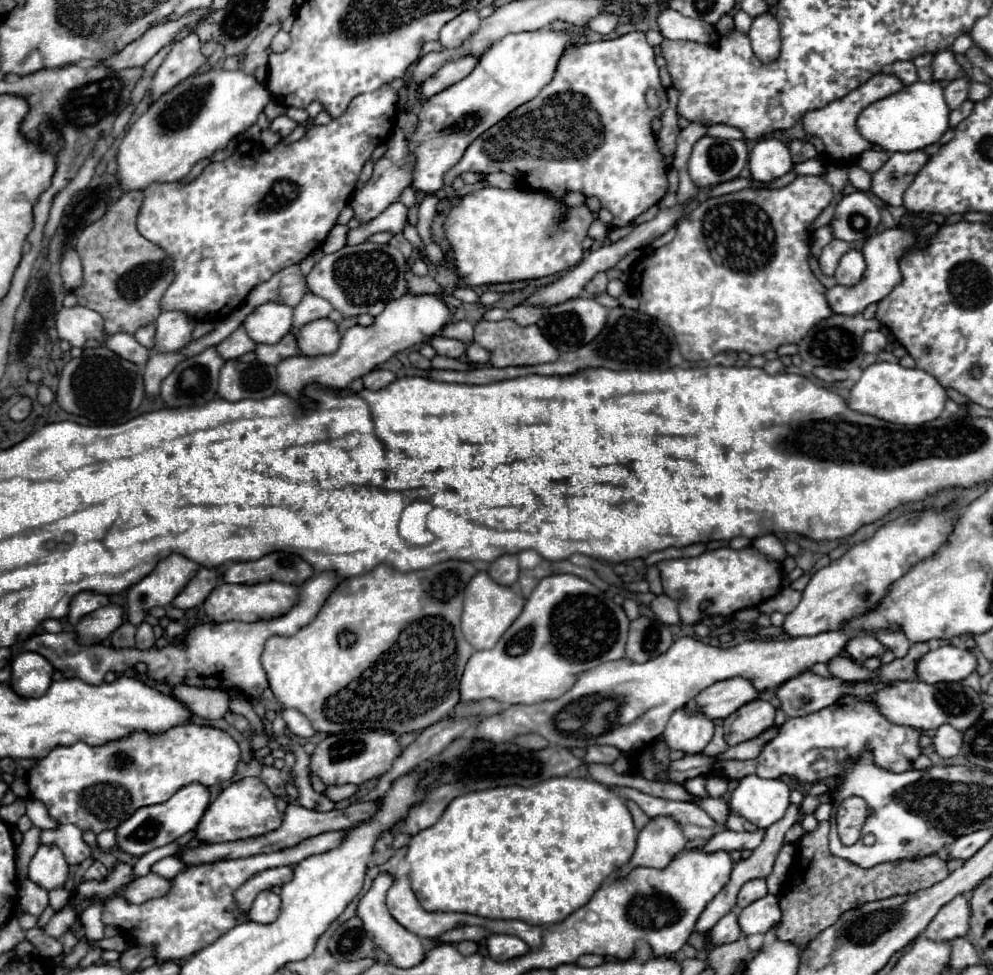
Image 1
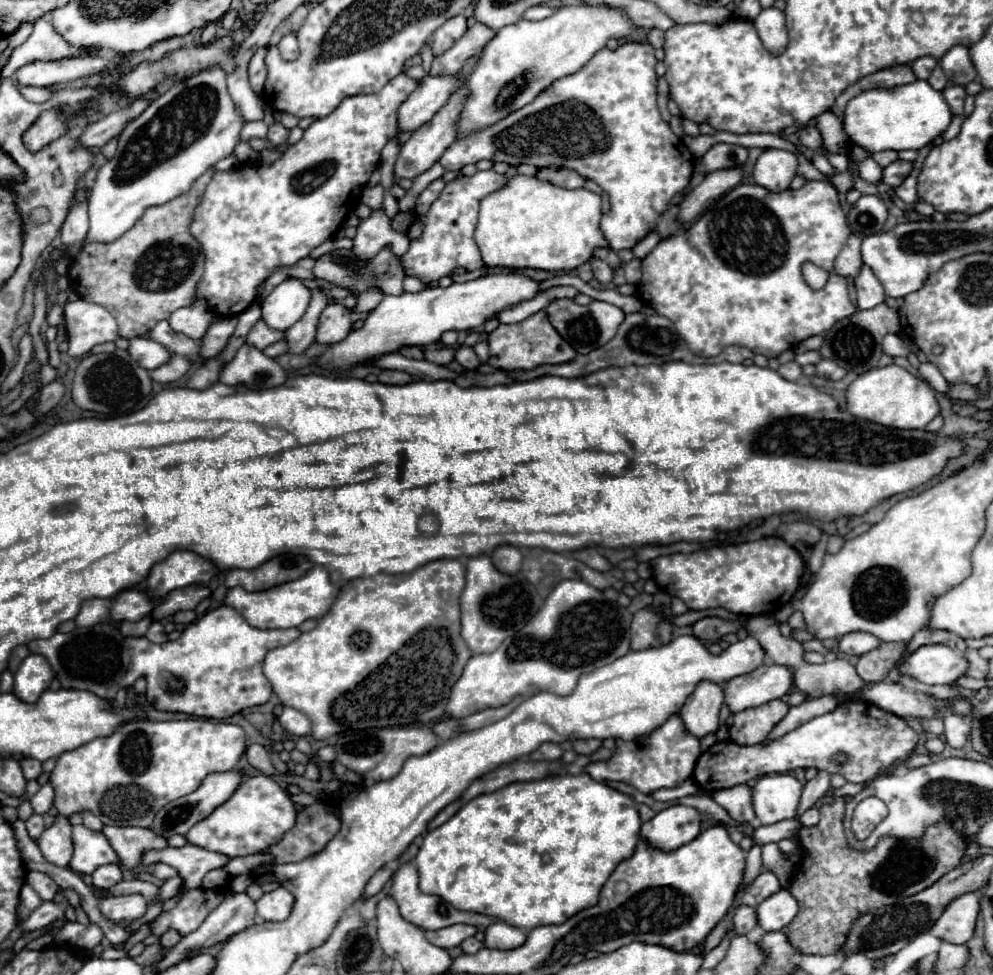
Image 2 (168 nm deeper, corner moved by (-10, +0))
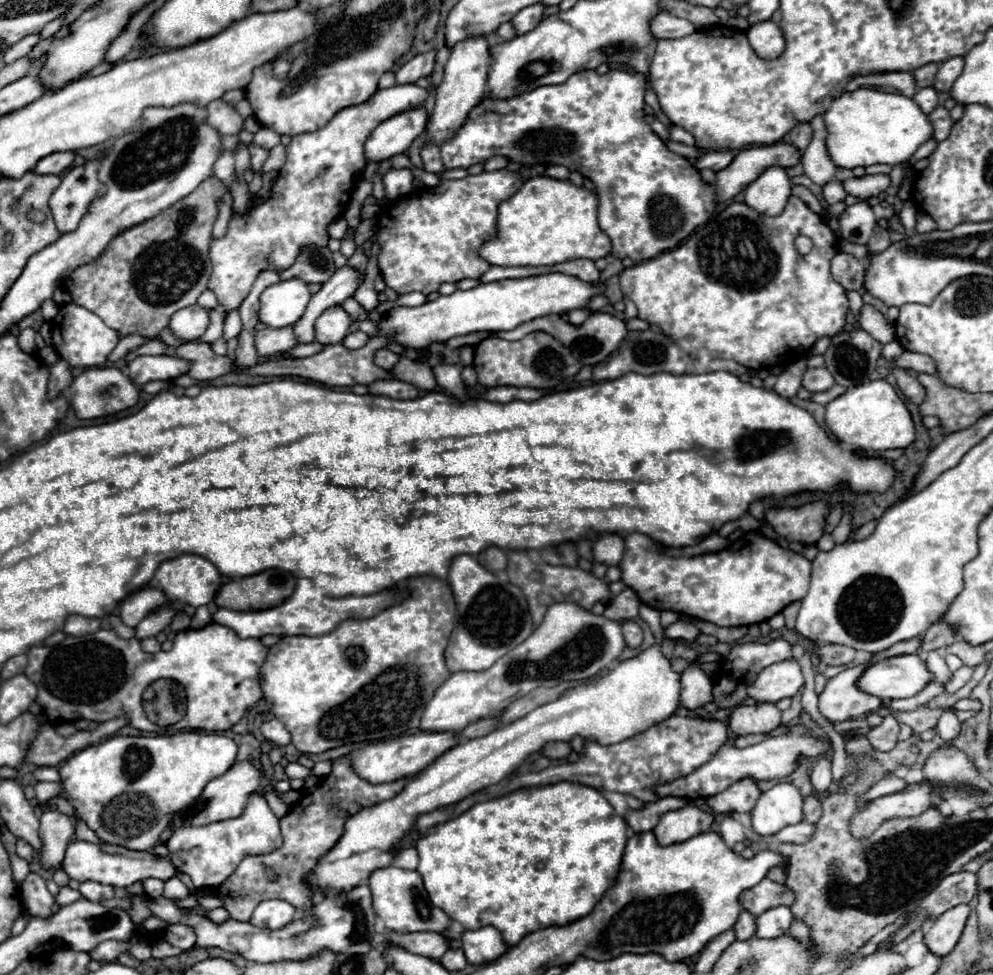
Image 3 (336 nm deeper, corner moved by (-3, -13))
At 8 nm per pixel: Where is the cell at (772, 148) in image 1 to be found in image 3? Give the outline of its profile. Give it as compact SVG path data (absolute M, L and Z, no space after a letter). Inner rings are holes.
M767 168L745 188L745 204L765 216L779 216L791 196L791 180L783 168Z

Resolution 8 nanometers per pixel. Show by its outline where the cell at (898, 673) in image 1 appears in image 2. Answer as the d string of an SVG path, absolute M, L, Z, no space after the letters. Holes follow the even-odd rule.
M922 629L914 635L914 639L908 643L908 653L916 651L922 645L936 645L936 643L948 643L950 633L948 631L934 631L934 629Z

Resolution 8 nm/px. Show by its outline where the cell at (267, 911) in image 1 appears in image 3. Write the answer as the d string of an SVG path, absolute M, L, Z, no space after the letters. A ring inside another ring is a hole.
M265 900L253 910L251 924L259 926L259 928L279 930L279 928L287 926L295 916L297 916L297 910L289 902L285 902L285 900Z

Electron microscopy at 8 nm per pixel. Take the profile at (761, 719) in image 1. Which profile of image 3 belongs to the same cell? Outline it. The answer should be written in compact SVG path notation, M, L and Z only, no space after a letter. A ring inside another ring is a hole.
M743 704L733 710L729 728L735 736L771 732L781 724L781 712L775 704Z

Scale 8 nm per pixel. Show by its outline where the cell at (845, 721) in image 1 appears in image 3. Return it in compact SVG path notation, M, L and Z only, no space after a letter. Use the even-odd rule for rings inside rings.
M793 726L789 734L785 736L777 736L777 738L767 738L759 744L753 744L753 746L747 746L747 748L737 748L733 746L733 738L729 738L721 748L719 752L707 762L703 764L701 768L697 768L693 774L689 776L683 776L683 778L677 778L669 784L657 784L653 788L653 792L657 796L679 796L679 798L709 798L709 796L715 796L723 790L727 790L733 782L745 778L745 776L751 776L755 780L773 780L773 778L785 778L787 774L791 774L795 768L797 768L797 758L799 754L801 756L815 756L823 750L829 748L829 742L827 740L815 740L811 736L805 736L805 728L803 726Z

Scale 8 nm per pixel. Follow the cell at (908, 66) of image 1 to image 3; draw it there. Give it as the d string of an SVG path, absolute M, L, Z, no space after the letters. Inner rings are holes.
M925 64L921 68L917 68L913 72L915 76L915 82L917 82L917 88L925 88L925 86L933 86L933 80L935 80L935 74L937 74L937 64Z

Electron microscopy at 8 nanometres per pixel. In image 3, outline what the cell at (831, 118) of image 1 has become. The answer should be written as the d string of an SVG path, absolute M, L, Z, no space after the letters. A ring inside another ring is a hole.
M881 72L881 74L869 74L869 76L855 76L845 88L857 90L861 86L867 88L881 88L881 90L895 90L903 96L915 96L917 86L911 72Z

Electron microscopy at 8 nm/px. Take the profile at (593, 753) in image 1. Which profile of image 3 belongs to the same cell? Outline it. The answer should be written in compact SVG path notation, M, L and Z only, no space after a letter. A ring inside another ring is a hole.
M557 742L557 744L545 744L545 748L541 748L541 754L551 760L559 760L559 758L565 758L569 750L571 746L567 742Z

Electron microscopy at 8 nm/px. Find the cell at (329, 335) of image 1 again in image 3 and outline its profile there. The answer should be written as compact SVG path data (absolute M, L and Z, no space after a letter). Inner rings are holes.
M341 306L327 308L315 320L315 340L321 344L339 344L349 332L351 318Z

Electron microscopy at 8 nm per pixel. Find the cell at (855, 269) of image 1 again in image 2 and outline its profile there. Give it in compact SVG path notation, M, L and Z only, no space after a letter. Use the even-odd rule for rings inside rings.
M862 265L860 273L854 277L854 285L858 291L858 307L860 309L872 309L874 305L878 305L886 299L880 281L876 279L876 275L872 273L872 269L868 265Z

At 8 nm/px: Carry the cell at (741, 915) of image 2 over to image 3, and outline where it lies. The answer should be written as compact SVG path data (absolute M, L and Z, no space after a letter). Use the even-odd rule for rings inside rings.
M741 912L739 914L739 920L735 922L735 926L733 926L733 930L735 930L735 934L737 934L737 940L747 940L747 938L751 938L753 934L755 934L755 916L751 914L751 912Z

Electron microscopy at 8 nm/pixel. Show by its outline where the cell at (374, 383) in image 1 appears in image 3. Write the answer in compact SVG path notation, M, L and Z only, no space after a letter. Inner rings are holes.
M377 380L367 388L369 388L369 394L381 394L397 400L413 400L419 396L419 390L413 384L407 384L401 380Z

